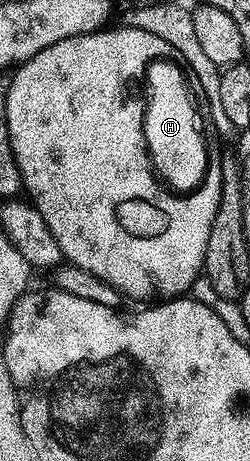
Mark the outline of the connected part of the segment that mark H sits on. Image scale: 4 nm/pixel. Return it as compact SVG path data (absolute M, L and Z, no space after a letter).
M168 58L151 61L144 77L146 95L145 138L155 173L177 191L193 191L206 172L208 146L196 126L196 112L190 100L185 71Z

